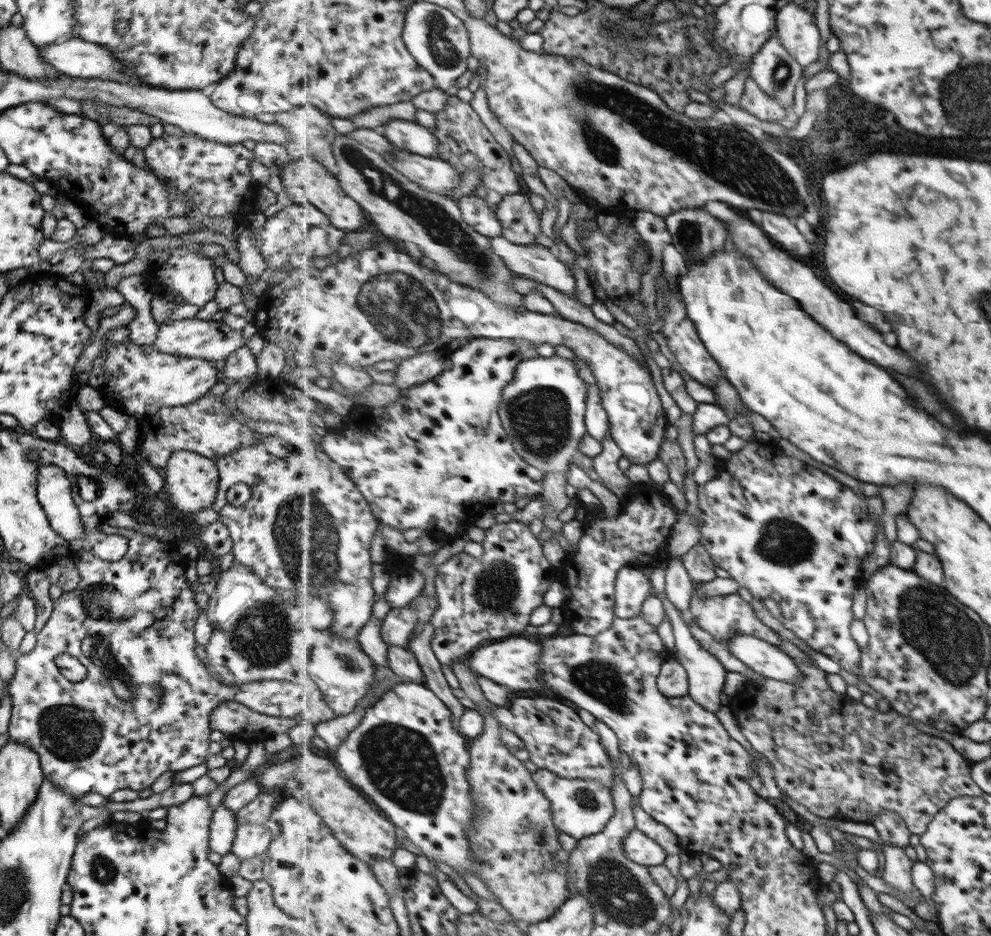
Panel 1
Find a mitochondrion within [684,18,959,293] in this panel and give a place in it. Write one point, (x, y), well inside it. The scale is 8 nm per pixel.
(782, 73)

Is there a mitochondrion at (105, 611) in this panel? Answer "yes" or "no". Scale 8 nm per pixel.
yes

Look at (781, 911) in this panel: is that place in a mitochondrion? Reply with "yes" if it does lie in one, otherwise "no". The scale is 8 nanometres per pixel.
yes

